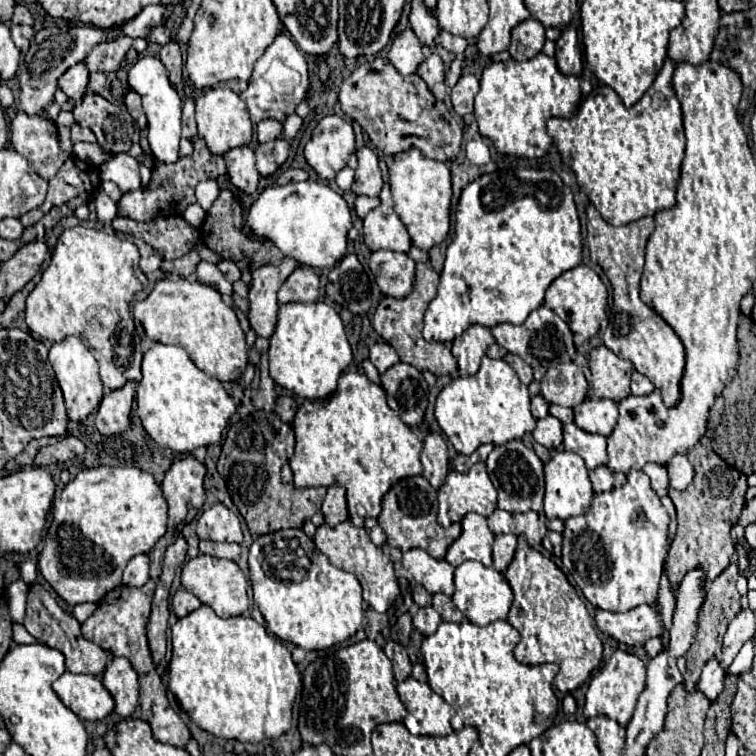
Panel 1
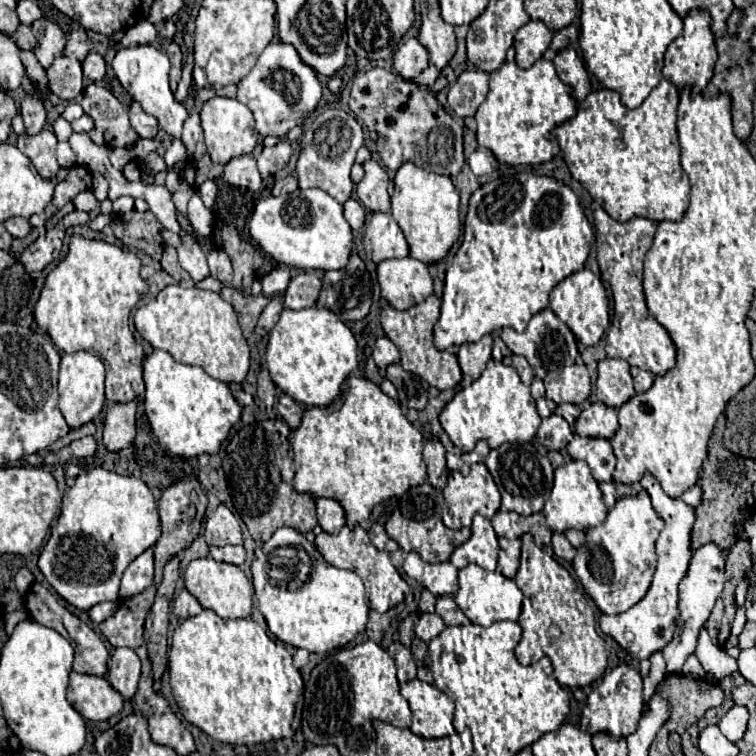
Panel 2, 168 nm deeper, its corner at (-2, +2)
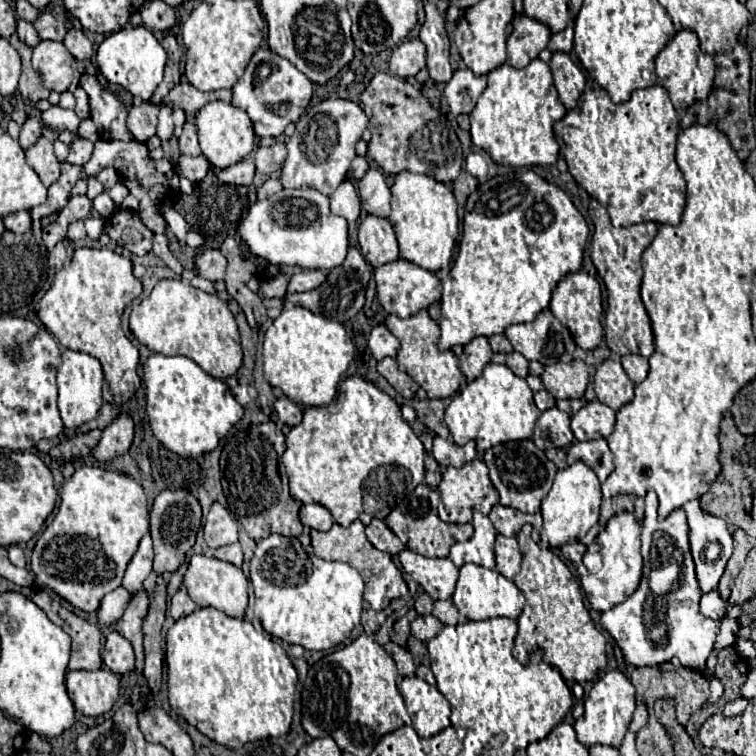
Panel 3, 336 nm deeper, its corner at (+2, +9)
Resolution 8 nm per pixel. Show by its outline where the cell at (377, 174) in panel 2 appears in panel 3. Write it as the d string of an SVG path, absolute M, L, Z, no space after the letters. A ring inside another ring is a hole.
M370 168L366 176L358 182L358 194L362 208L372 216L390 216L390 188L380 170Z

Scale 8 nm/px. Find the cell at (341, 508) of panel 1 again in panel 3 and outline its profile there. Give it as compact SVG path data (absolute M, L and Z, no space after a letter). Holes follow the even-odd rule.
M306 504L306 506L302 506L298 518L300 518L300 522L304 526L314 528L314 530L322 530L322 532L326 532L326 530L330 530L334 526L332 514L324 506L320 506L320 504Z

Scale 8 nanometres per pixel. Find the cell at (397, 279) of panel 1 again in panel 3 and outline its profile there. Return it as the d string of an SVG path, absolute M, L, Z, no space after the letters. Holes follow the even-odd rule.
M396 260L392 264L384 264L376 268L374 278L376 278L376 294L382 308L398 318L408 318L420 310L428 310L430 304L440 302L442 298L442 284L436 278L436 274L422 270L406 260Z

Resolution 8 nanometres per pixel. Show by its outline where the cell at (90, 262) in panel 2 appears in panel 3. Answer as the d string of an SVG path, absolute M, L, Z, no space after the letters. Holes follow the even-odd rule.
M78 248L72 256L70 266L56 272L52 288L40 300L38 318L42 320L46 330L50 334L54 334L64 348L86 352L100 360L100 364L104 368L104 378L106 378L102 398L104 398L104 402L110 402L110 404L128 402L134 396L134 392L140 388L138 348L126 338L126 334L122 332L122 326L120 326L124 308L140 294L142 294L142 282L138 278L134 278L132 262L128 258L112 252L110 248Z

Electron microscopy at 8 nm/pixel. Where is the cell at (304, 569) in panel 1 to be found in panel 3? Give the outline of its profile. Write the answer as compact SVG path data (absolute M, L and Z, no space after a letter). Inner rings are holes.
M272 534L258 542L254 558L250 562L250 582L254 586L254 614L262 622L262 628L282 642L300 644L306 650L330 650L340 646L356 626L364 606L364 580L350 564L344 562L310 562L304 552L298 552L290 538Z

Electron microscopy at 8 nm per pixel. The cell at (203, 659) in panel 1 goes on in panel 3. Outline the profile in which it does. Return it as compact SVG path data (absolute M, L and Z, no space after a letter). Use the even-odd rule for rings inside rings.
M196 608L190 616L176 620L168 630L166 668L170 708L216 744L236 750L246 742L284 736L290 730L298 674L284 648L256 632L248 620L230 618L216 608Z

